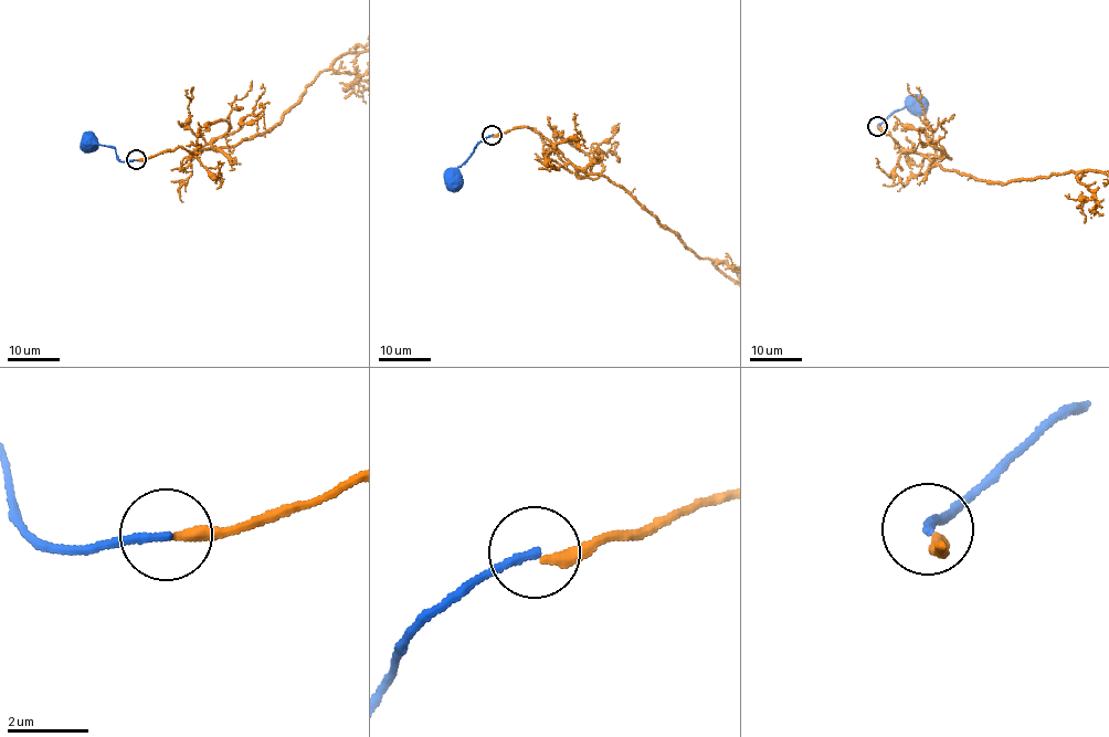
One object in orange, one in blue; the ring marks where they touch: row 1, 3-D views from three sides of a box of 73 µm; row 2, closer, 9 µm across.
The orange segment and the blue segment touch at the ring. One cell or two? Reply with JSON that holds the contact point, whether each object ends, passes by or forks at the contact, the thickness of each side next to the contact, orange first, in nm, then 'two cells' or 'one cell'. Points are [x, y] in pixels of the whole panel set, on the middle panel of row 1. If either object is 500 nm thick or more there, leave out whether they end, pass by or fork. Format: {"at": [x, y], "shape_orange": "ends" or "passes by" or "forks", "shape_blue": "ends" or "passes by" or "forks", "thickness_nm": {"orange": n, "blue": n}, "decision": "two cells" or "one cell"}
{"at": [492, 135], "shape_orange": "ends", "shape_blue": "ends", "thickness_nm": {"orange": 280, "blue": 200}, "decision": "two cells"}

